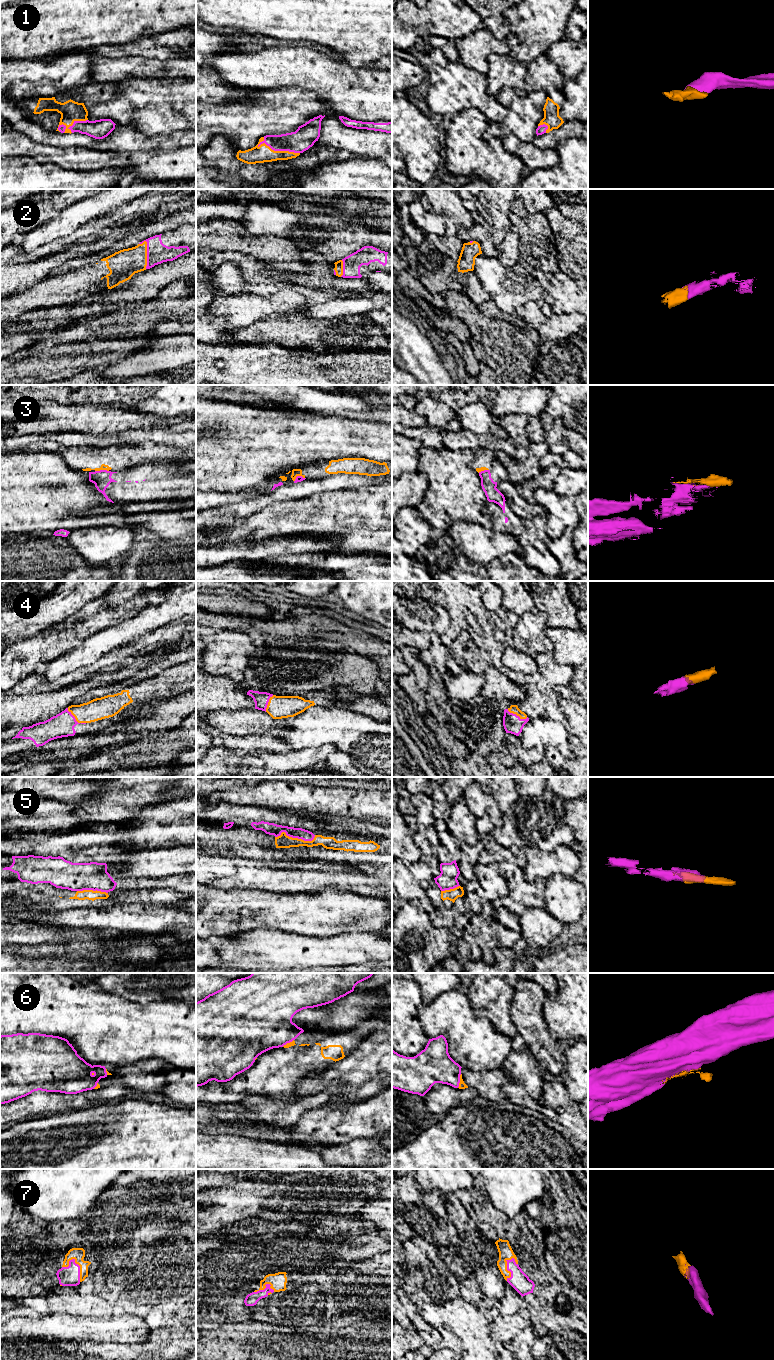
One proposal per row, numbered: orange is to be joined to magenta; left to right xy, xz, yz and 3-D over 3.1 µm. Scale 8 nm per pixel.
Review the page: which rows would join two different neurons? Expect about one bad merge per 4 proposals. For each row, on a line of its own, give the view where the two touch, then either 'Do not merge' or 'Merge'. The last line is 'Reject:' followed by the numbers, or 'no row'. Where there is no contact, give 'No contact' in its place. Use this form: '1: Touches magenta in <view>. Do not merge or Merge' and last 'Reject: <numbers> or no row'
1: Touches magenta in xz. Merge
2: Touches magenta in xy. Merge
3: Touches magenta in xy. Do not merge
4: Touches magenta in yz. Merge
5: Touches magenta in xz. Do not merge
6: Touches magenta in yz. Do not merge
7: Touches magenta in xy. Merge
Reject: 3, 5, 6

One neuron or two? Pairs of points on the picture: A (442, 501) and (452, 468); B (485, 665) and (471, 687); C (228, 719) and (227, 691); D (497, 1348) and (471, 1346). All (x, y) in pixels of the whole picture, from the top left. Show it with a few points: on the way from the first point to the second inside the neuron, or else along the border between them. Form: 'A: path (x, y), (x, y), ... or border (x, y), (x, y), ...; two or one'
A: path (450, 493), (453, 490), (453, 476); one
B: border (466, 668), (477, 673), (482, 678), (480, 692); two
C: border (252, 710), (213, 710), (206, 713); two
D: path (491, 1348), (479, 1348), (477, 1346); one

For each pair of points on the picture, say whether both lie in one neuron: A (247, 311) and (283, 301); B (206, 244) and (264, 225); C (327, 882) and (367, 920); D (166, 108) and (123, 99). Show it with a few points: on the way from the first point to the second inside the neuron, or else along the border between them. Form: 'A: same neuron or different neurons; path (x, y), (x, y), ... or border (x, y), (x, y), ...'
A: same neuron; path (256, 308), (274, 304)
B: different neurons; border (238, 219), (251, 234), (260, 235)
C: different neurons; border (311, 892), (339, 889), (357, 894)
D: same neuron; path (155, 107), (134, 101)

